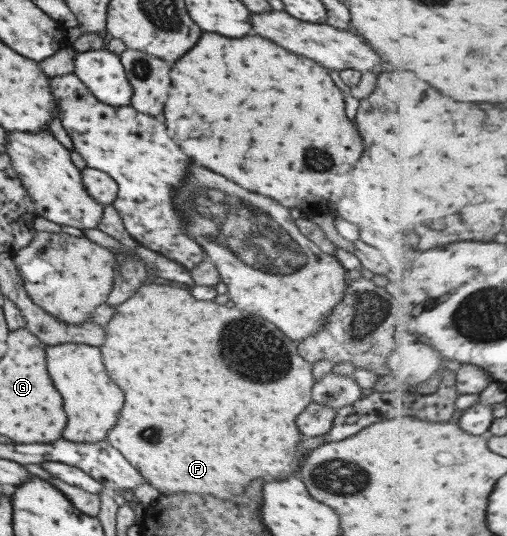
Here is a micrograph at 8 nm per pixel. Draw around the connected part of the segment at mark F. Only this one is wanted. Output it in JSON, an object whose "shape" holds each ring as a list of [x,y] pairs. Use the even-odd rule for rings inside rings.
{"shape":[[[142,284],[128,301],[116,307],[116,313],[112,321],[105,325],[106,335],[104,343],[100,346],[104,365],[108,375],[126,395],[124,409],[120,411],[120,417],[115,426],[107,433],[107,440],[140,472],[140,475],[162,495],[182,493],[198,493],[208,491],[218,495],[220,499],[228,499],[236,495],[242,487],[246,487],[250,481],[274,475],[284,477],[284,473],[292,473],[292,465],[296,461],[296,445],[304,439],[301,431],[296,429],[296,415],[300,415],[306,406],[312,402],[312,387],[315,384],[312,375],[313,366],[309,361],[302,359],[296,351],[296,343],[292,343],[284,333],[280,333],[270,321],[264,321],[258,315],[252,313],[240,313],[235,305],[218,305],[214,300],[198,301],[190,289],[172,287],[161,284]]]}

